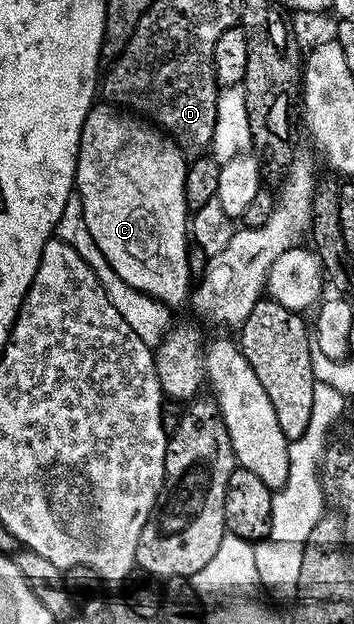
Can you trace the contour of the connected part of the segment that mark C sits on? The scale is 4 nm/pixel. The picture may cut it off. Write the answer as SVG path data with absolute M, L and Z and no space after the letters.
M97 101L90 108L80 133L74 190L82 200L86 228L94 244L98 244L98 252L106 256L110 268L114 268L116 275L128 285L129 289L139 290L141 295L153 298L157 302L173 304L172 302L182 301L183 303L190 294L190 283L188 284L190 213L184 195L190 163L184 159L174 139L169 138L164 131L141 120L135 113L125 112L107 101L104 102Z

